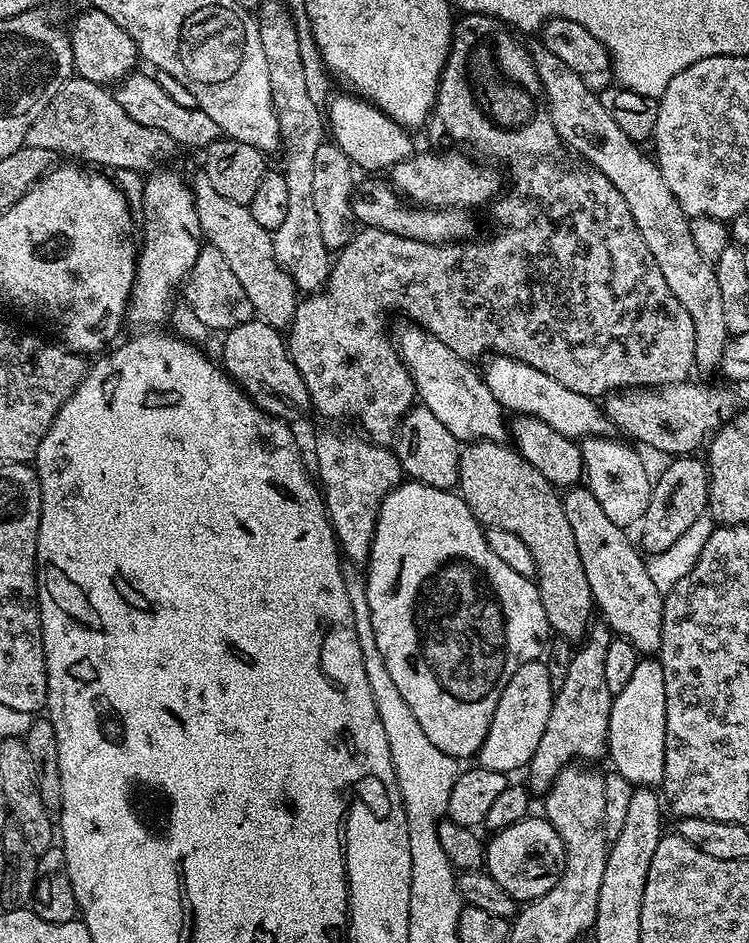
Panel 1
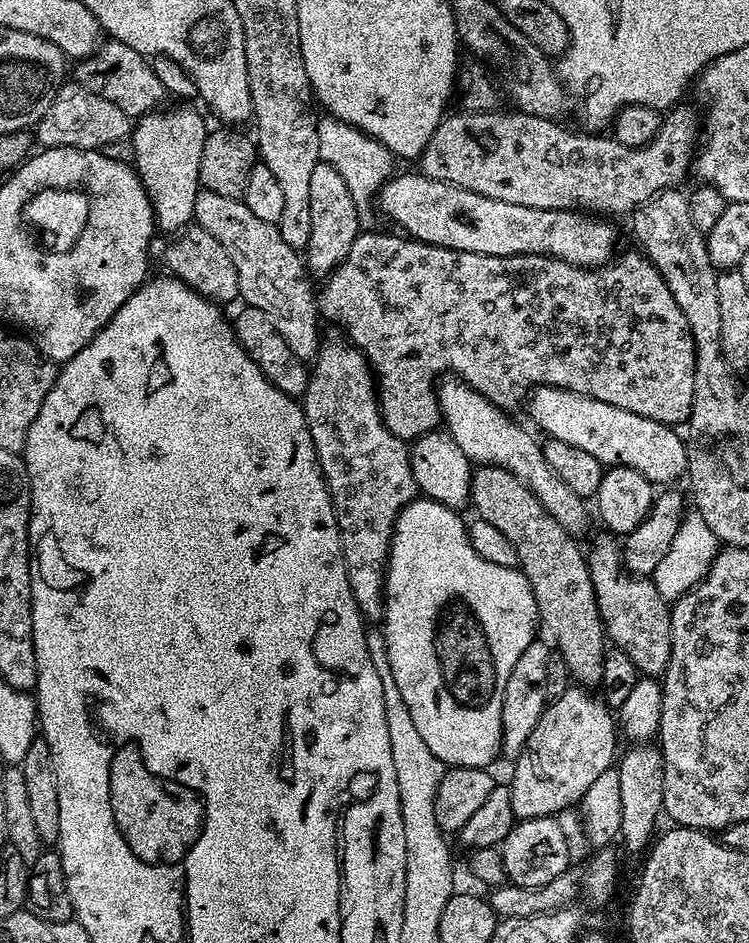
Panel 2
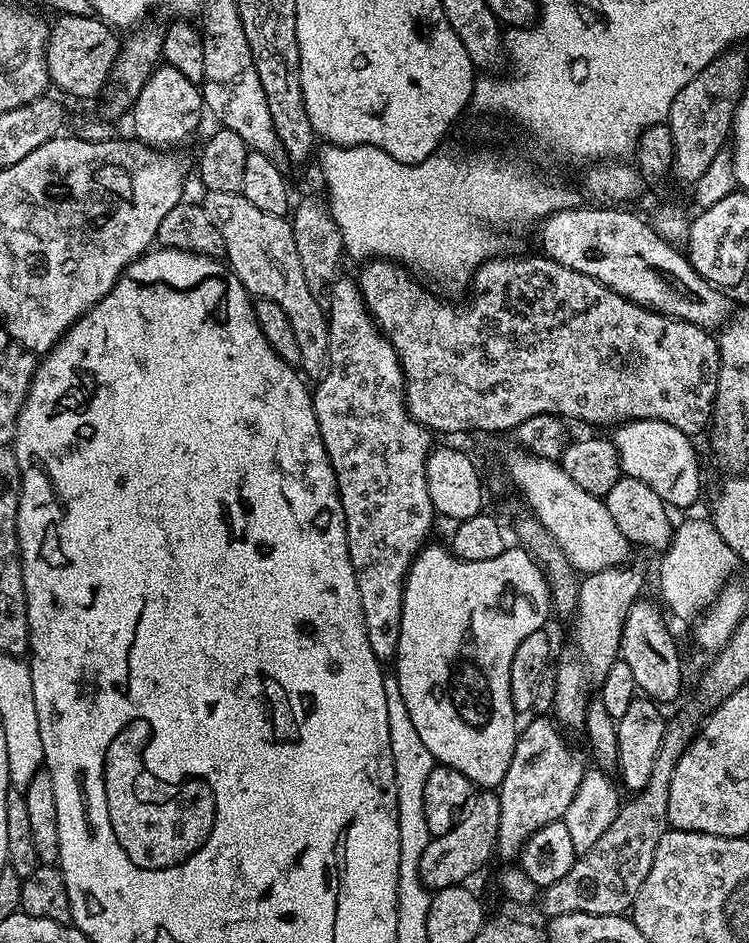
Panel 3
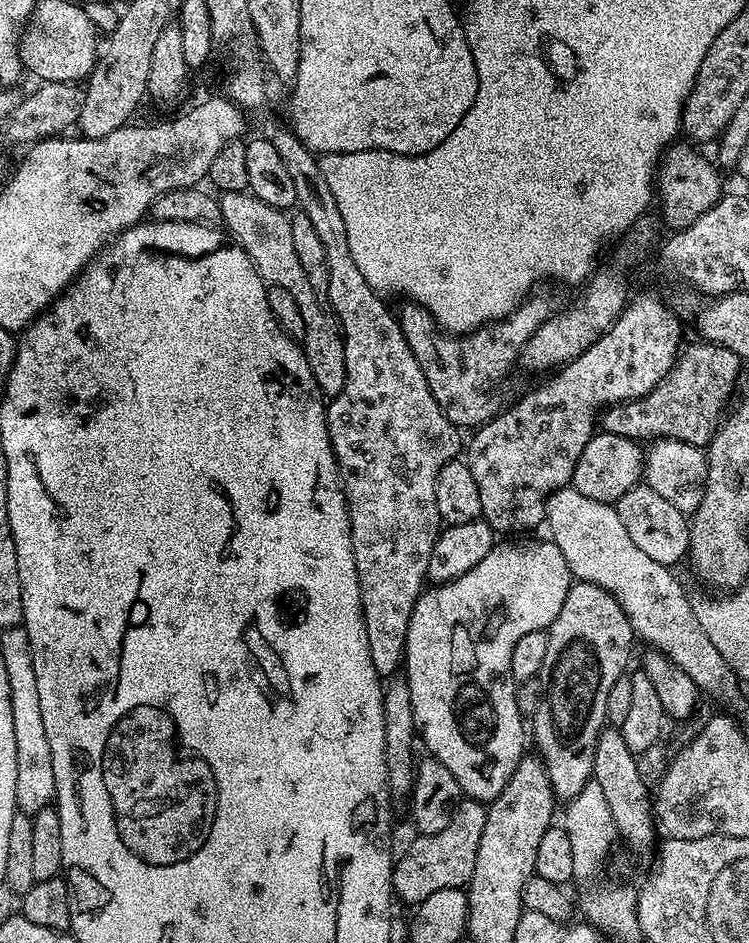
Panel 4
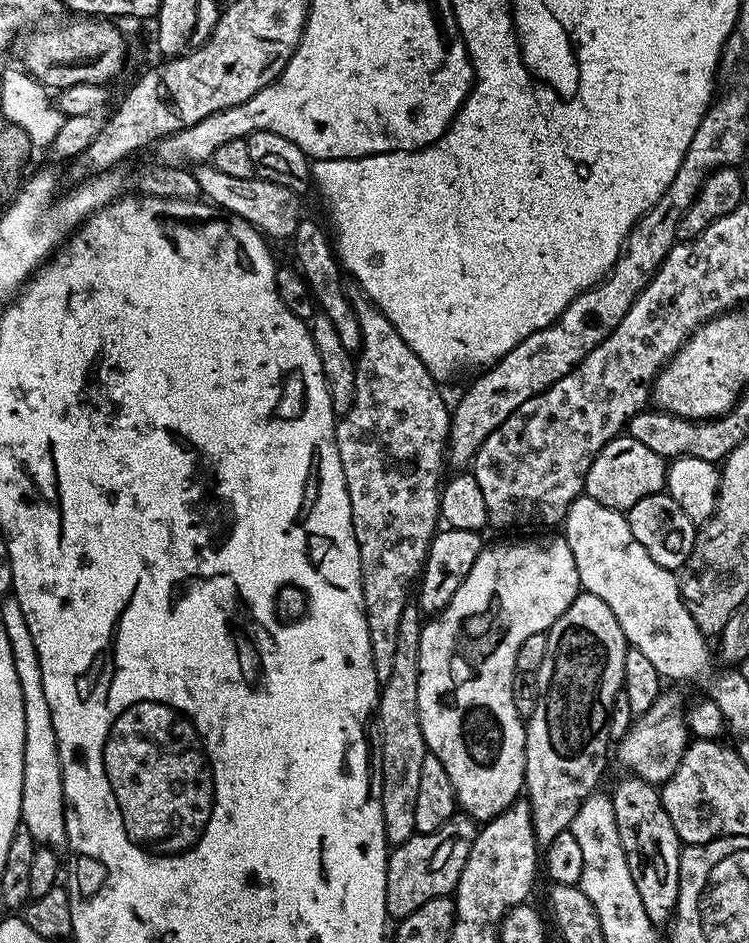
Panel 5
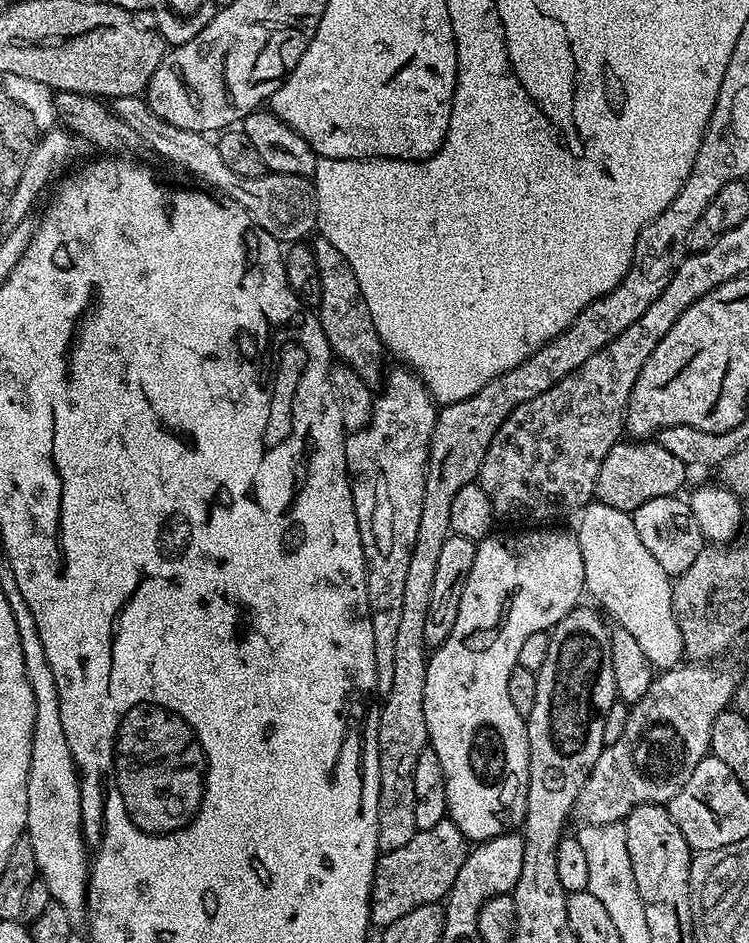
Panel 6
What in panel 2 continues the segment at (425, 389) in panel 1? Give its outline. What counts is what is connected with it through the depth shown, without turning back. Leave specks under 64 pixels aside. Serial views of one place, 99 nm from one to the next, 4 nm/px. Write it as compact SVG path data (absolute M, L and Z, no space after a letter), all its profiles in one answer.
M448 378L439 385L440 415L443 427L449 436L462 446L462 454L466 454L473 465L483 466L493 464L518 478L532 491L554 514L554 518L565 528L570 535L579 537L580 532L588 528L588 508L585 497L574 494L562 478L554 474L550 462L546 462L541 441L535 440L516 420L511 420L509 413L503 408L494 406L482 394L478 394L463 380Z

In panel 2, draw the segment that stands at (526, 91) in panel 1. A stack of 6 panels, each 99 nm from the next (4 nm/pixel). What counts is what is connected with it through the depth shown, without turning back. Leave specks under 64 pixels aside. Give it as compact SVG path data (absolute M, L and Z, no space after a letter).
M361 231L356 237L354 246L350 246L350 254L346 254L344 261L332 271L331 276L327 277L325 284L328 285L324 288L324 297L321 295L318 300L323 319L340 320L341 326L348 331L347 339L372 365L380 401L380 416L384 419L386 430L390 430L390 434L394 434L399 440L411 442L441 427L438 381L445 374L451 374L455 379L463 380L475 392L494 402L494 406L505 410L513 410L512 408L518 407L519 404L521 407L533 388L543 386L565 388L669 426L680 426L687 421L688 415L692 413L694 402L694 362L696 361L694 338L690 334L686 314L682 314L662 274L643 251L635 250L636 252L628 252L625 256L617 255L600 267L582 268L557 260L553 256L496 257L490 254L464 253L400 236L391 236L388 232Z

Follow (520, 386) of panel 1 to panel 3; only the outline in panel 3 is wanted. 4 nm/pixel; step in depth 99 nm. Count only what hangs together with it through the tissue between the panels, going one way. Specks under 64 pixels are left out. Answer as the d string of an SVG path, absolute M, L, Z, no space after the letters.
M629 420L626 424L621 424L615 429L614 434L611 433L610 439L618 450L618 458L620 459L621 473L630 478L638 478L638 482L646 482L646 486L650 486L650 490L654 490L654 494L658 494L658 498L662 498L664 503L676 508L688 508L700 496L700 460L696 457L696 448L693 437L687 436L682 430L678 430L678 426L670 426L670 422L658 422L657 420Z

